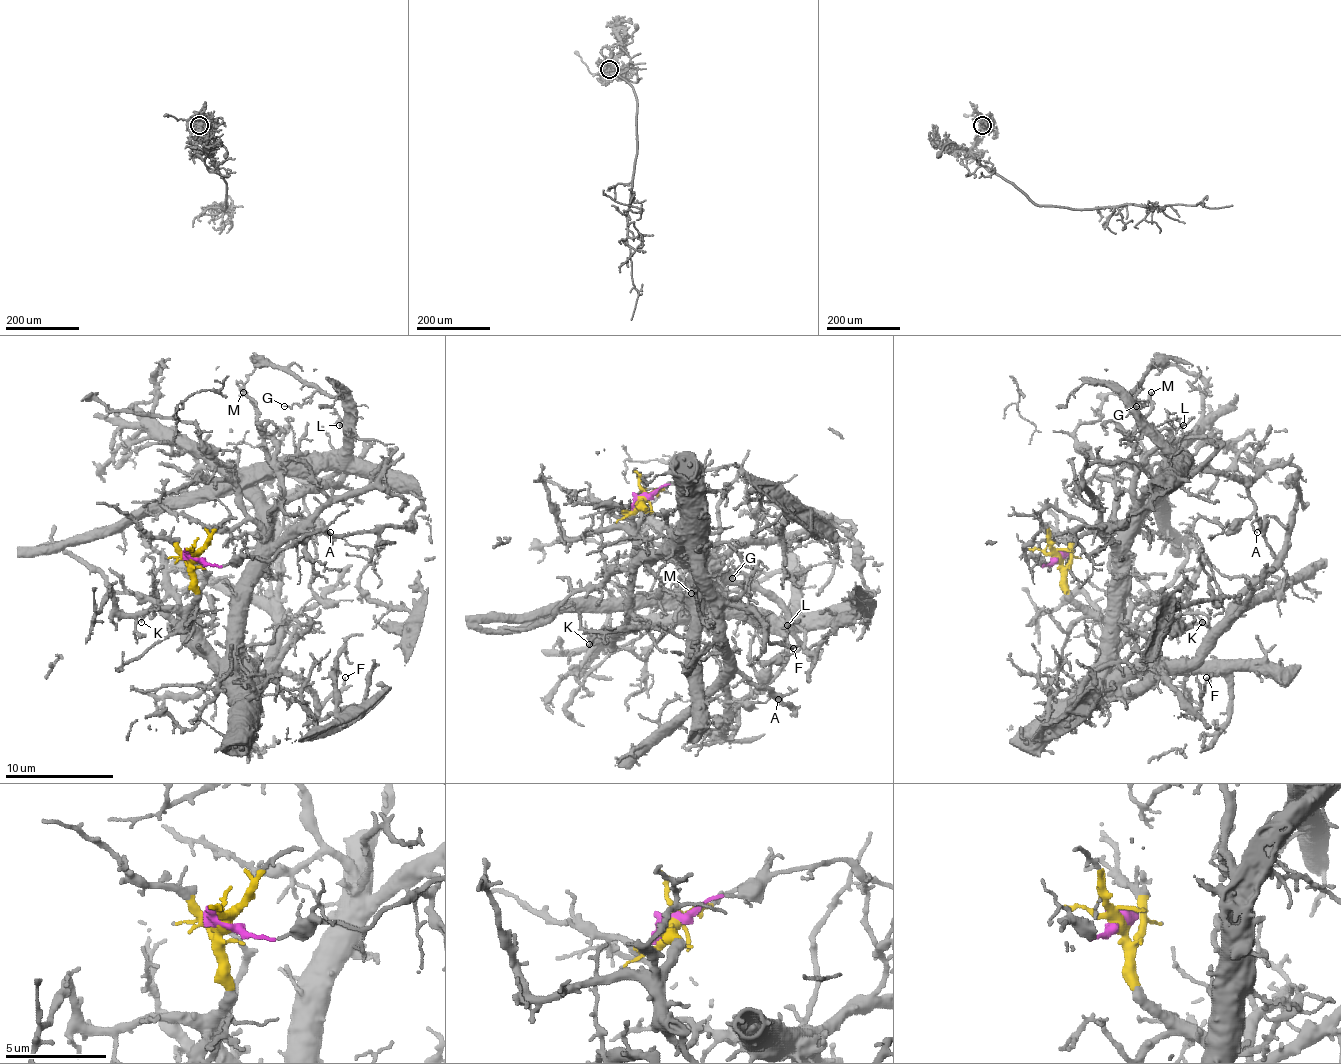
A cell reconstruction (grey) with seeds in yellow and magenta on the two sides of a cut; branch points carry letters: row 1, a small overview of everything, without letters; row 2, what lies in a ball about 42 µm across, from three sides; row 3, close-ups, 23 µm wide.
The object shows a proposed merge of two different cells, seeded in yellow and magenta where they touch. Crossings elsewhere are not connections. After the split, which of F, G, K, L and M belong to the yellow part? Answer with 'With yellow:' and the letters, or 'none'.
With yellow: F, K, M

